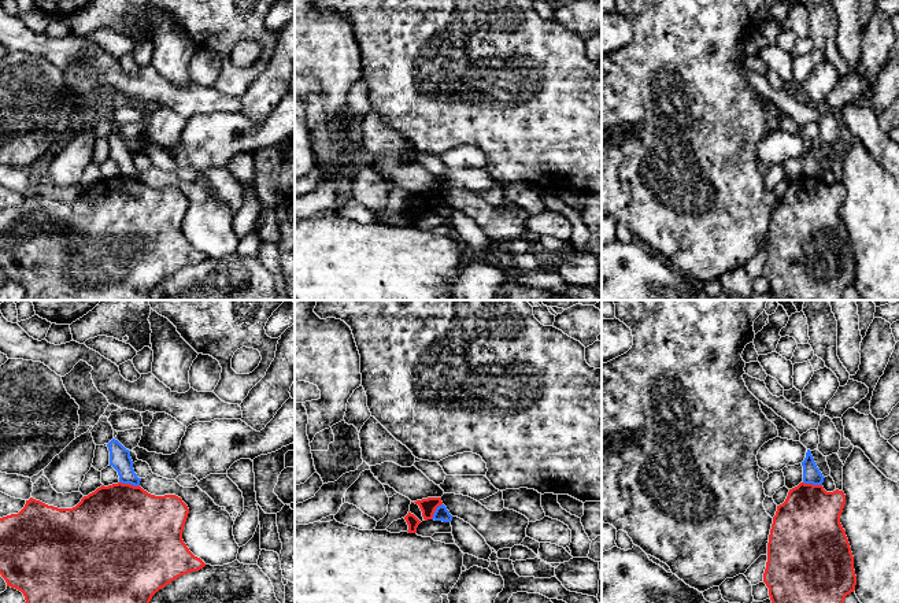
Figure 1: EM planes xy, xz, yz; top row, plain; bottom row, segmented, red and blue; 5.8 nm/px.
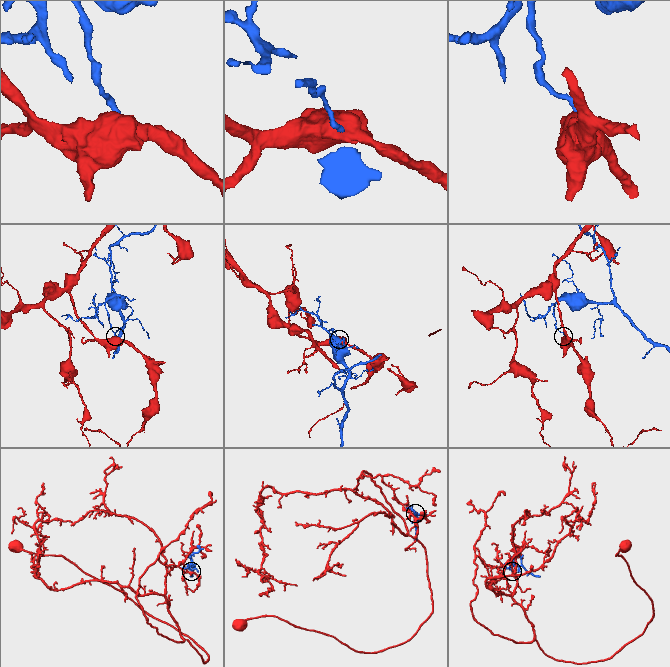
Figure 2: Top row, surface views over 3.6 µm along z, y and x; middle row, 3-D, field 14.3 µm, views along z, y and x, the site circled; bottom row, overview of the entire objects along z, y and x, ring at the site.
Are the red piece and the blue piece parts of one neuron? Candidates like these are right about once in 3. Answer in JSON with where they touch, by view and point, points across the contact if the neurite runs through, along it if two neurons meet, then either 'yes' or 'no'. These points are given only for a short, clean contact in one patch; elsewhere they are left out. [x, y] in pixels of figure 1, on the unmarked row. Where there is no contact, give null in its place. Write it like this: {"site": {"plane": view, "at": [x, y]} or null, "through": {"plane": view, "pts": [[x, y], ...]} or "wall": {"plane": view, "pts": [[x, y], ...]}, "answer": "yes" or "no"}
{"site": {"plane": "xy", "at": [129, 177]}, "wall": {"plane": "xy", "pts": [[119, 174], [139, 178]]}, "answer": "no"}

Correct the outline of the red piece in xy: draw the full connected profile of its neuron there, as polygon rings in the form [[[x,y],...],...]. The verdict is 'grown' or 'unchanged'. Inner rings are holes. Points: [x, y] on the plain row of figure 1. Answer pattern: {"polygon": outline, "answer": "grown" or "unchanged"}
{"polygon": [[[112,177],[101,178],[95,185],[84,189],[73,201],[58,201],[30,190],[18,207],[0,211],[0,267],[7,280],[21,284],[25,300],[148,300],[152,289],[178,270],[197,264],[206,256],[195,249],[182,233],[182,223],[189,207],[188,199],[175,188],[155,189],[140,178]]], "answer": "unchanged"}

